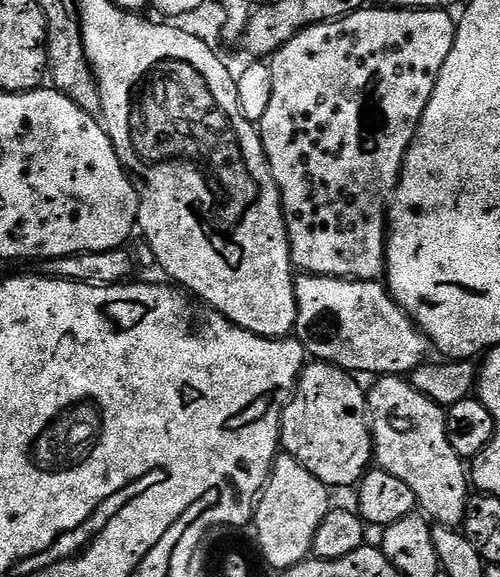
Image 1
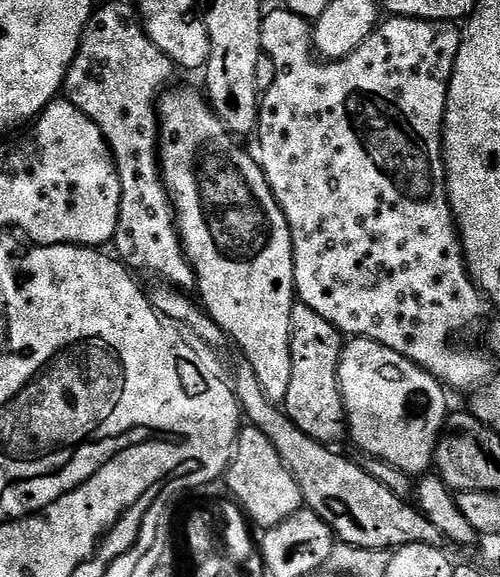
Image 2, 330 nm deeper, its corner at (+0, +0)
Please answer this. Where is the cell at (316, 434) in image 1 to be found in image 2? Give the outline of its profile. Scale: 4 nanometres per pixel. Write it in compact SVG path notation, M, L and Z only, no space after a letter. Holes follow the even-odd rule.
M297 302L292 307L292 373L290 374L290 390L283 402L287 419L302 430L310 438L325 446L335 445L335 440L345 439L346 417L344 415L344 399L340 397L340 353L342 351L342 334L322 318L310 306Z

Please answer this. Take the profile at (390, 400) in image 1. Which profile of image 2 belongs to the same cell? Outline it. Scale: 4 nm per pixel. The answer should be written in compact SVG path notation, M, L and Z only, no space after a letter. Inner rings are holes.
M352 338L343 345L340 353L340 397L344 399L346 428L350 440L352 436L353 442L365 452L365 457L390 462L390 466L398 466L398 470L413 478L423 477L433 467L436 446L450 415L444 392L445 385L423 368L378 342Z

